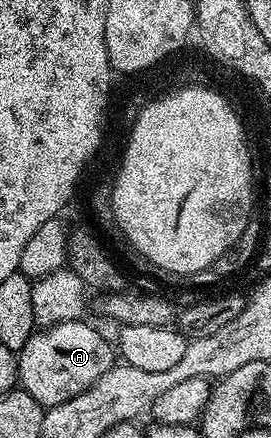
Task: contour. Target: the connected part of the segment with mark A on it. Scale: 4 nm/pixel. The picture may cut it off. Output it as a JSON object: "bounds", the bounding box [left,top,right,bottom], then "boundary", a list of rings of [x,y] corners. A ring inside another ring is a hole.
{"bounds":[16,321,116,408],"boundary":[[[68,321],[67,323],[57,323],[51,327],[43,327],[35,330],[33,335],[28,337],[22,351],[16,355],[16,379],[21,390],[27,391],[42,408],[55,407],[88,389],[99,377],[115,366],[116,351],[110,343],[94,327],[89,327],[86,321]]]}

